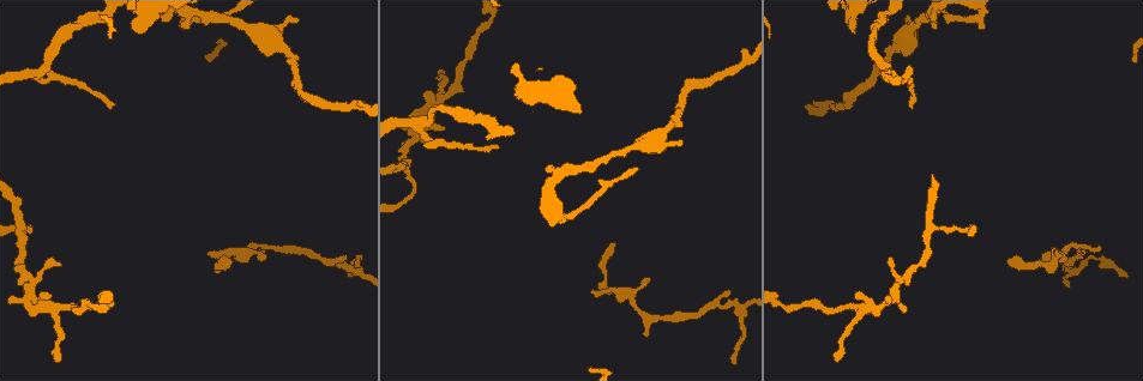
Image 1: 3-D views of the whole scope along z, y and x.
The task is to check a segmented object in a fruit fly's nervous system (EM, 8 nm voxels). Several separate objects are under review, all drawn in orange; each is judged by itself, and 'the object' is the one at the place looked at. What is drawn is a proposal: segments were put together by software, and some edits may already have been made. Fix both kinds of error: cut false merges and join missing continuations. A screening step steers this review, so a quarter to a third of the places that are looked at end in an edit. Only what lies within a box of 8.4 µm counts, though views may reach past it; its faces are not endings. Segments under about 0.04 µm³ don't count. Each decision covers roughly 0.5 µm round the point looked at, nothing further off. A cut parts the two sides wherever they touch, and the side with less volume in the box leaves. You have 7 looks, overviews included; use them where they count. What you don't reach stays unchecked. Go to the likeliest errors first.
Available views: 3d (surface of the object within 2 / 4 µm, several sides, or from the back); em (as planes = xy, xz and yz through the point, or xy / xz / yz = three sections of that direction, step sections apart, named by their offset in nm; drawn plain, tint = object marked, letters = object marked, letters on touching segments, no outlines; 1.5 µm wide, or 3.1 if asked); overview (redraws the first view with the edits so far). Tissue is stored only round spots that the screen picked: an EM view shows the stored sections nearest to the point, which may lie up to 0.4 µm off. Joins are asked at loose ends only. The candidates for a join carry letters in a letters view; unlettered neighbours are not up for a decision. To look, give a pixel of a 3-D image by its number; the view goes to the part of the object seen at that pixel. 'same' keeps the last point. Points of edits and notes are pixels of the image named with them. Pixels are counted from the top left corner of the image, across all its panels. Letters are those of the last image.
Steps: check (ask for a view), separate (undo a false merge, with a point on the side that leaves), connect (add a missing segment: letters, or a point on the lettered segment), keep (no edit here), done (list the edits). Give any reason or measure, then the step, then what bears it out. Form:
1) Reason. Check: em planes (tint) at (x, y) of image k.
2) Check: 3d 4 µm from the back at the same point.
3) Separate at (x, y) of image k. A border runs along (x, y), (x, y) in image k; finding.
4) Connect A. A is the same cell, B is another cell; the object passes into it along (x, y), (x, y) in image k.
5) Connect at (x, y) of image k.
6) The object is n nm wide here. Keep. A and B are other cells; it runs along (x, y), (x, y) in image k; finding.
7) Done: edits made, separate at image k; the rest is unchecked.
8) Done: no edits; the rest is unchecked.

An open end. Check: em xz step 8 (plain) at (834, 359) of image 1.

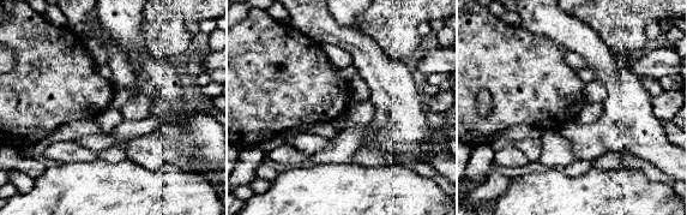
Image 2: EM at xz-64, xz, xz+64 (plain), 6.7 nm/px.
What lies round it. Check: em xz step 8 (letters) at the same point.

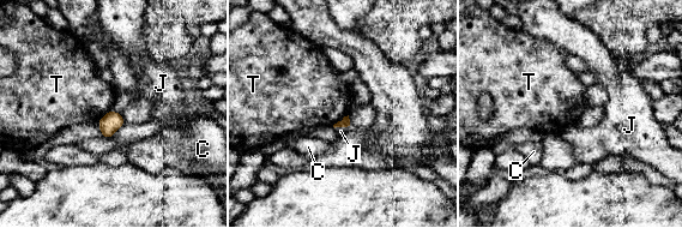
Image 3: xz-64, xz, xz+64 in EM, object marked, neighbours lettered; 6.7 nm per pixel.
Keep. C, J and T are other cells; none of them fits.

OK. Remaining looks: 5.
Abrupt turn. Check: 3d 4 µm from the back at (573, 214) of image 1.

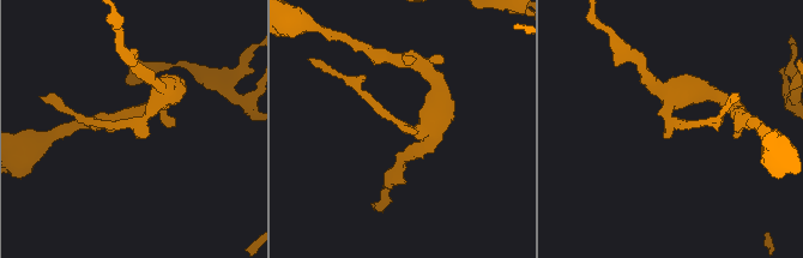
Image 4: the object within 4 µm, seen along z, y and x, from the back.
Check: em planes (tint) at (135, 124) of image 4.

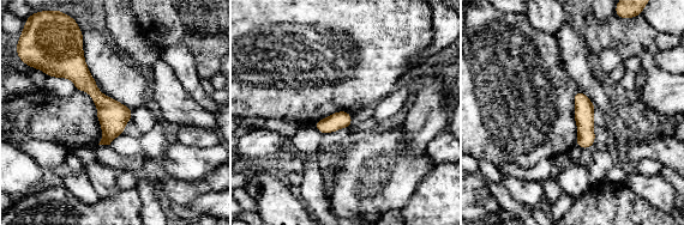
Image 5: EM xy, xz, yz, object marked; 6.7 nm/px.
See the neighbours. Check: em planes (letters) at the same point.

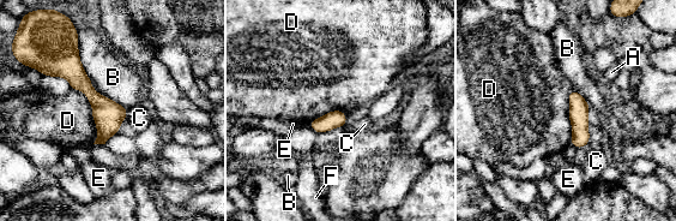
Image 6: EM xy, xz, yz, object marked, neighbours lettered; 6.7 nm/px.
Keep. A, B, C, D, E and F are other cells; all the same neuron.

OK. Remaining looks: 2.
Branch stops here. Check: em planes (letters) at (902, 310) of image 1.

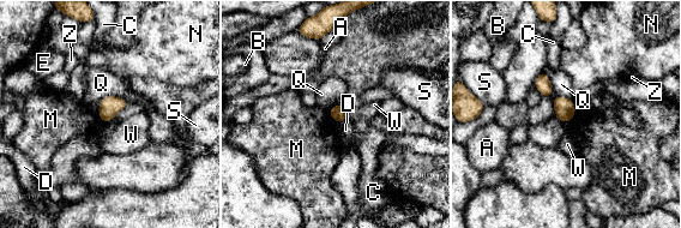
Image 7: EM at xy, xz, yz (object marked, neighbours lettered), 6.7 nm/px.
Keep. A, B, C, D, E, M, N, Q, S, W and Z are other cells; a border runs along (130, 102), (104, 96), (97, 113) in image 7; none of them fits.

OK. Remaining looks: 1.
Done: no edits; the rest is unchecked.

